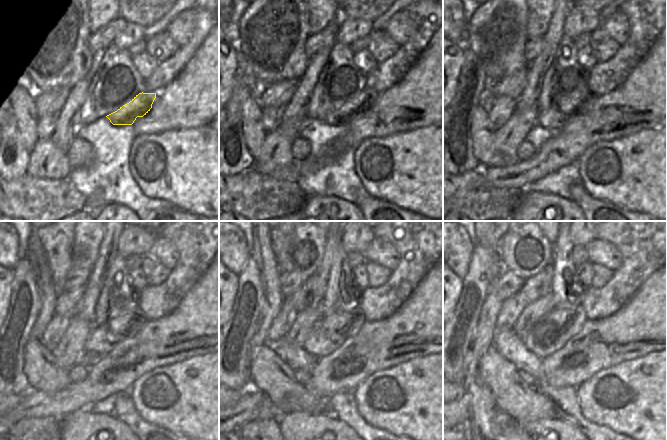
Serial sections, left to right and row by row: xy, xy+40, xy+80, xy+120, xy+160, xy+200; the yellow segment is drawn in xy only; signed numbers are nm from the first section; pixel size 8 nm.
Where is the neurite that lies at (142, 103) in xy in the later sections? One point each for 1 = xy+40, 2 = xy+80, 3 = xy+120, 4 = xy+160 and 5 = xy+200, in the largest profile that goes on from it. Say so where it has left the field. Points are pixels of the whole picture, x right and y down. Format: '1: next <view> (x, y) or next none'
1: next xy+40 (341, 116)
2: next xy+80 (553, 118)
3: next xy+120 (102, 340)
4: next xy+160 (330, 331)
5: next xy+200 (551, 332)

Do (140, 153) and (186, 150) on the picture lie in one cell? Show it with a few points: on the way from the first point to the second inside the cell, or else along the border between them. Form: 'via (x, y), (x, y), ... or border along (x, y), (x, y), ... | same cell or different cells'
via (151, 153), (175, 153) | same cell

